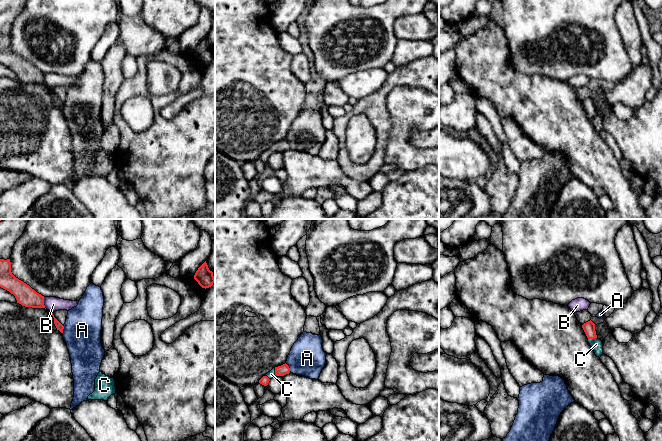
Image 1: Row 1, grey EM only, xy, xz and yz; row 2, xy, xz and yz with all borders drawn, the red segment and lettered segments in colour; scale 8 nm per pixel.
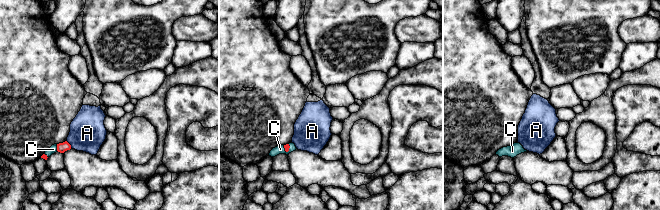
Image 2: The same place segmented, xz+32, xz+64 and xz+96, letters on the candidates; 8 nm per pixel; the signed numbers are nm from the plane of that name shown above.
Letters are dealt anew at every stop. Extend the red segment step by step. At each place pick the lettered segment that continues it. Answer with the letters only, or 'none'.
C

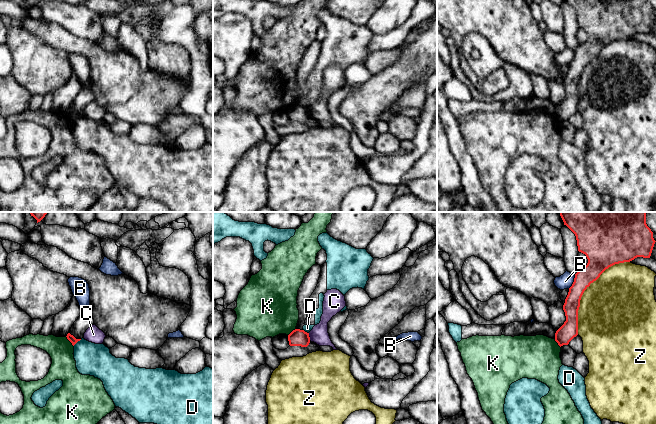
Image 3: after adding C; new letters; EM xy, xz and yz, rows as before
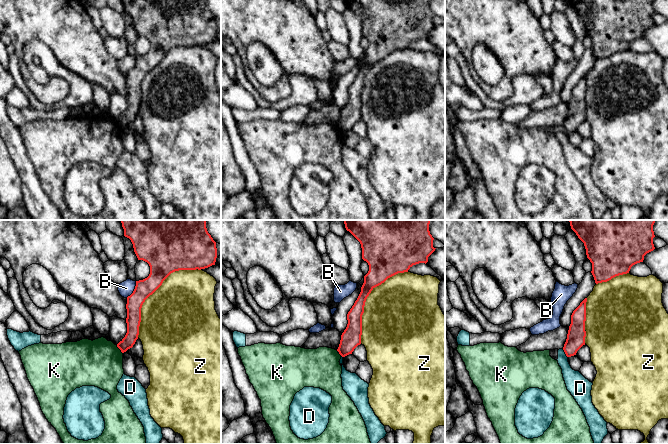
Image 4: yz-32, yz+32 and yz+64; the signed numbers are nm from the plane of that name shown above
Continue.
none

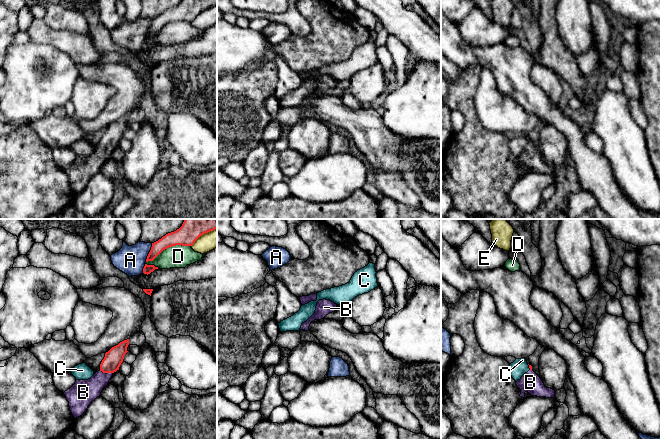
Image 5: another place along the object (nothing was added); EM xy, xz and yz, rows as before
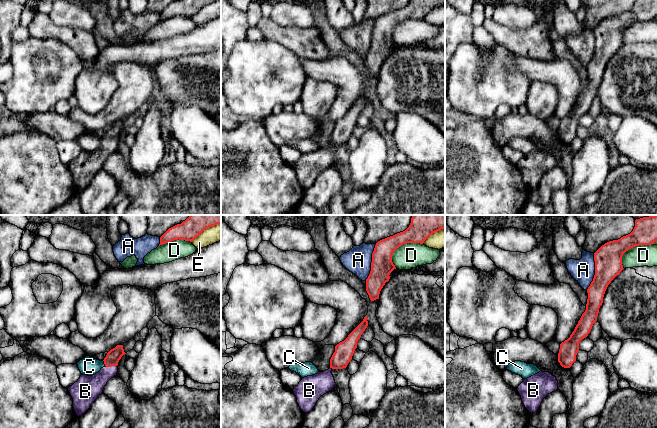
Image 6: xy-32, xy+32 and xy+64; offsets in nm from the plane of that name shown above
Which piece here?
B

